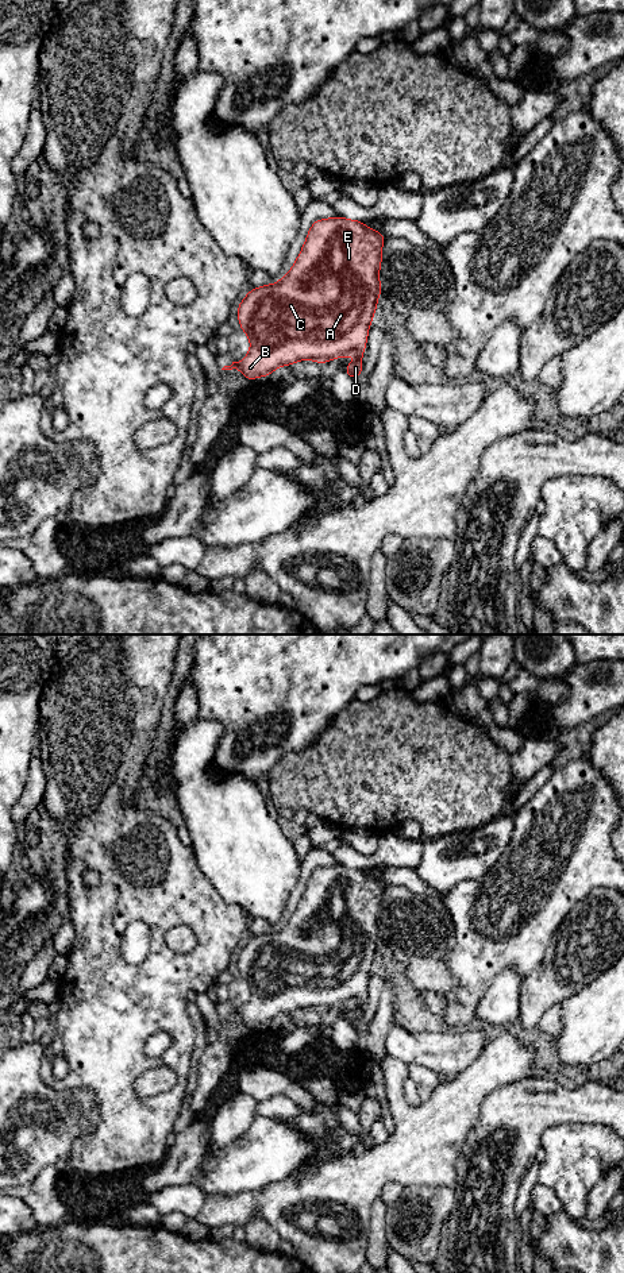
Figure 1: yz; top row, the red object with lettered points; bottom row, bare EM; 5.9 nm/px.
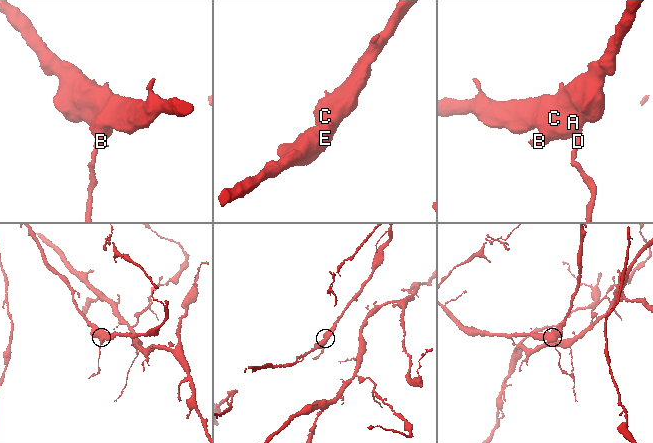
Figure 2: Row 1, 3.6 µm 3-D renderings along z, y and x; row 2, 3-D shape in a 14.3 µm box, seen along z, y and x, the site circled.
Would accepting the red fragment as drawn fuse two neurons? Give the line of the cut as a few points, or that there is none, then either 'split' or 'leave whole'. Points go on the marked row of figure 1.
no cut; leave whole

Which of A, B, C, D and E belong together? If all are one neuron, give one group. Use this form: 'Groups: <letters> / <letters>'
Groups: A B C D E

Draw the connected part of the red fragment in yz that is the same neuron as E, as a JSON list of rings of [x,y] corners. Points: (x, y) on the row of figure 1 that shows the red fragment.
[[[342,216],[313,221],[289,273],[274,285],[250,289],[239,302],[238,321],[251,347],[242,362],[232,362],[222,370],[239,369],[253,382],[262,375],[270,377],[278,366],[305,359],[323,364],[354,354],[357,360],[344,371],[358,381],[377,298],[382,294],[380,266],[385,240],[380,231],[363,221]]]

